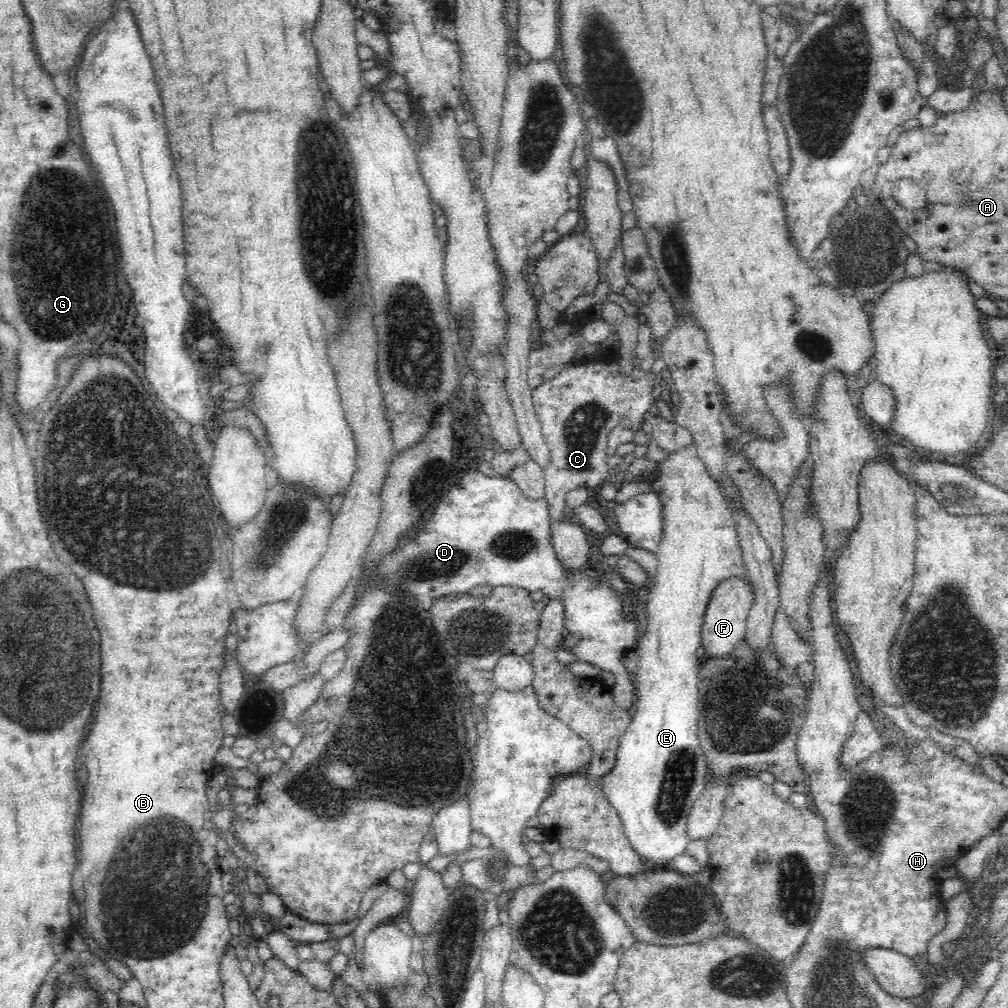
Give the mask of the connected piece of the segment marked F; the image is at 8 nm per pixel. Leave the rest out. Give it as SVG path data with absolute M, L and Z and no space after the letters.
M732 576L722 581L712 592L700 629L702 658L730 656L745 638L747 618L755 598L753 585L746 576Z

